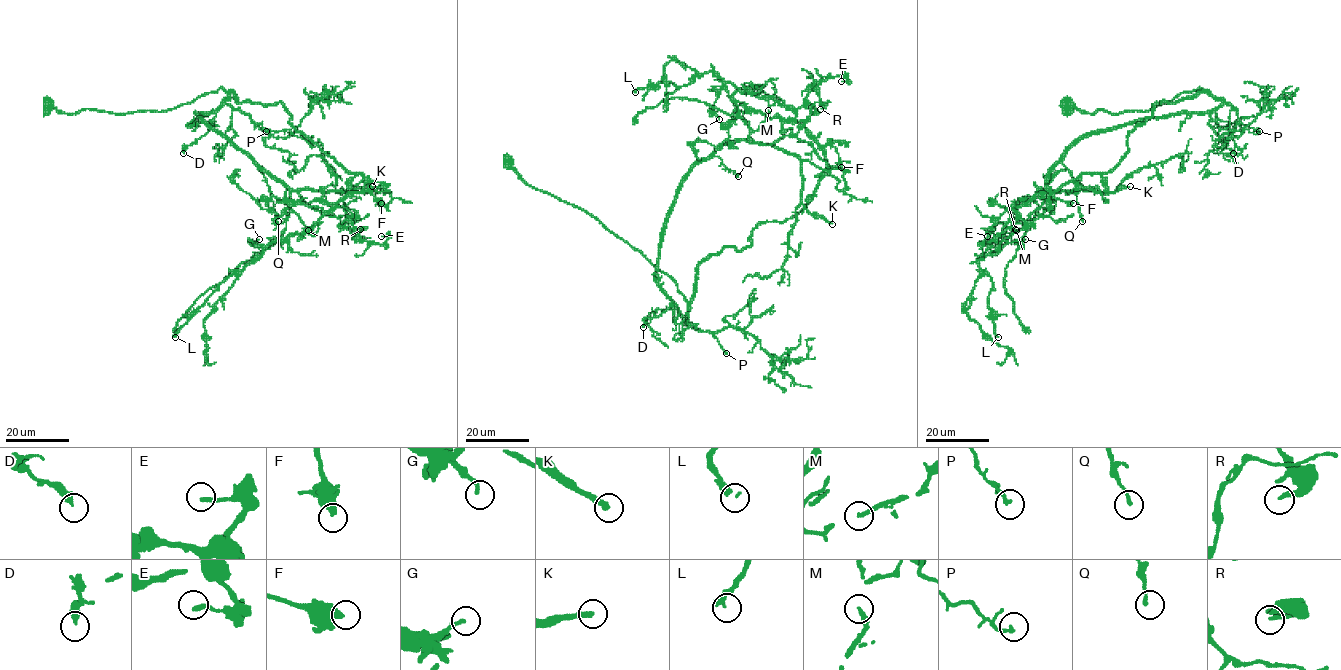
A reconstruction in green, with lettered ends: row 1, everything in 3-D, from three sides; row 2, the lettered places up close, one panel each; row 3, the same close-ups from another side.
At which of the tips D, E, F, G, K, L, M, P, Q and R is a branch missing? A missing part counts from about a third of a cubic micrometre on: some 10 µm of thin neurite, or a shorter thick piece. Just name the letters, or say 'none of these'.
K, L

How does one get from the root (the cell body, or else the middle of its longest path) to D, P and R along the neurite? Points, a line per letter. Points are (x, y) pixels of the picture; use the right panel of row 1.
D: (1067, 104), (1087, 113), (1146, 111), (1200, 87), (1221, 101), (1210, 114), (1209, 125), (1233, 153)
P: (1067, 104), (1087, 113), (1098, 109), (1113, 114), (1146, 111), (1200, 87), (1230, 103), (1244, 124), (1259, 131)
R: (1067, 104), (1146, 111), (1208, 91), (1153, 104), (1112, 169), (1012, 206), (988, 237), (1015, 229)

